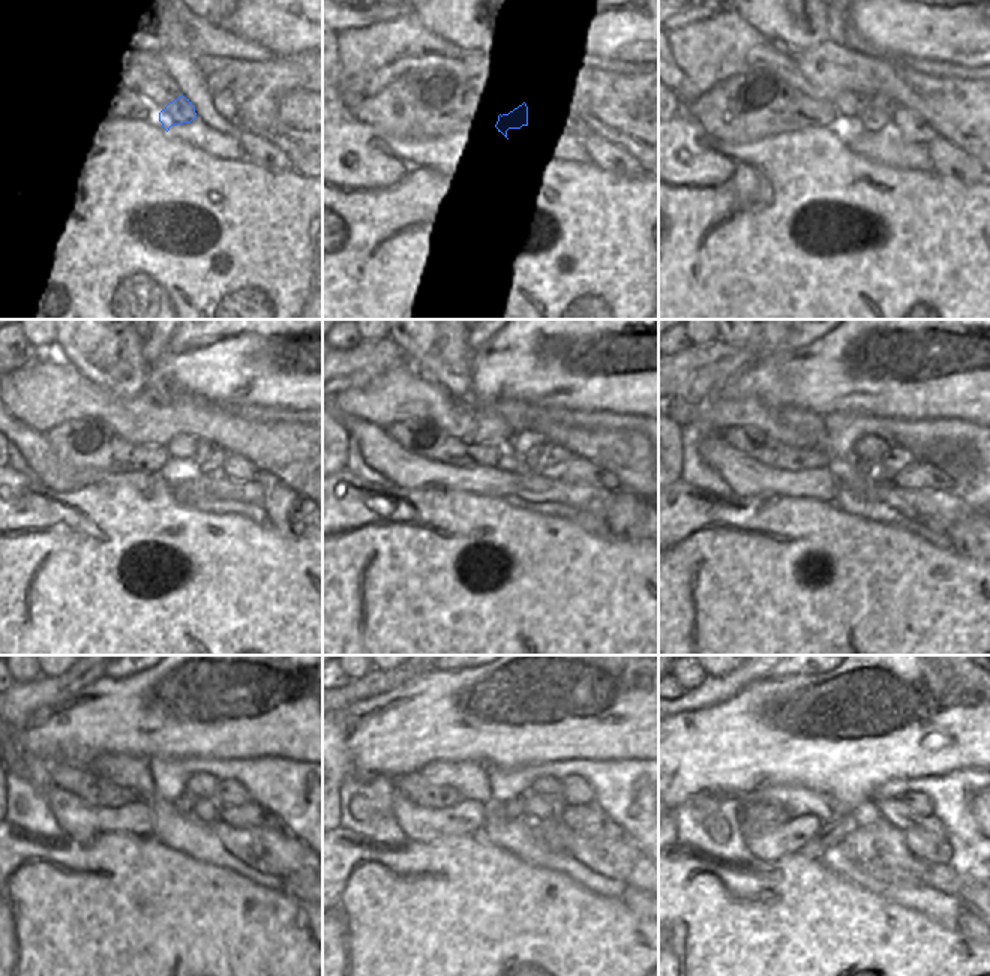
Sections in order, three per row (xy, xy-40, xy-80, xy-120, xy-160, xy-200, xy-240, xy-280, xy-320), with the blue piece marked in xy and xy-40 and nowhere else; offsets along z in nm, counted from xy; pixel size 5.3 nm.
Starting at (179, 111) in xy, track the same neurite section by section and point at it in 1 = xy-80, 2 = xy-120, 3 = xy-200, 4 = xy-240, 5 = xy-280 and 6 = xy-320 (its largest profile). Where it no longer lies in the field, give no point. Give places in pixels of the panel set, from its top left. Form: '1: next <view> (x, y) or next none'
1: next xy-80 (846, 128)
2: next xy-120 (176, 470)
3: next xy-200 (876, 471)
4: next xy-240 (204, 808)
5: next xy-280 (548, 807)
6: next xy-320 (894, 810)

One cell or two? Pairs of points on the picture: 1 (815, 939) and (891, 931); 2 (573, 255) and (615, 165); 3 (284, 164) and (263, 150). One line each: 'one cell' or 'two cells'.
1: one cell
2: two cells
3: one cell

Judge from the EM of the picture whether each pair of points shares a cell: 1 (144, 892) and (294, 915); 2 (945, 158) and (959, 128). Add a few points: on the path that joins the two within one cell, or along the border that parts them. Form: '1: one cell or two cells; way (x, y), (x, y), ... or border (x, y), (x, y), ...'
1: one cell; way (182, 915), (257, 915)
2: two cells; border (936, 134), (974, 159)

